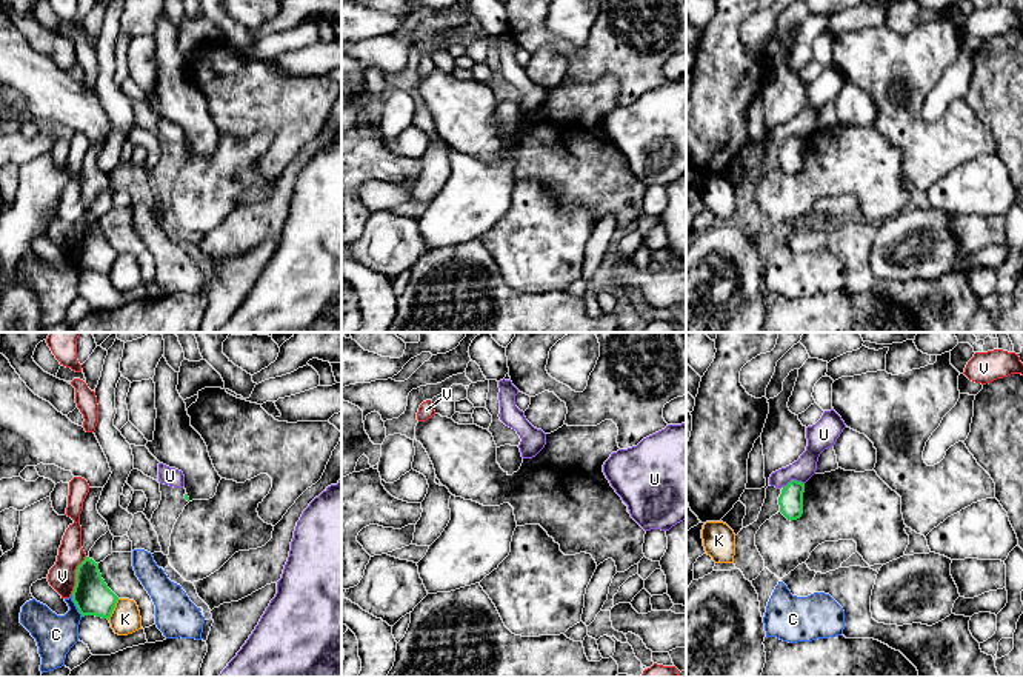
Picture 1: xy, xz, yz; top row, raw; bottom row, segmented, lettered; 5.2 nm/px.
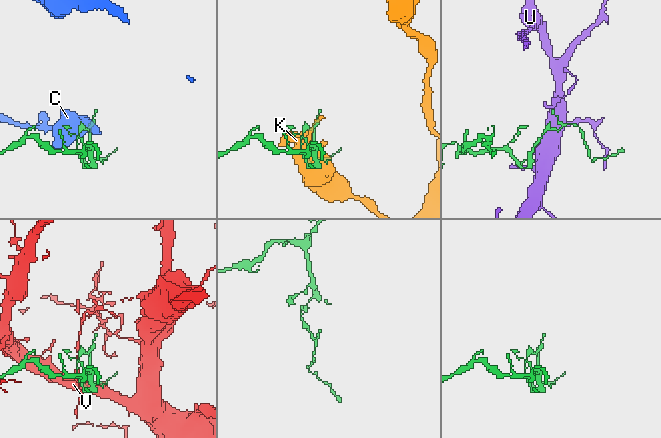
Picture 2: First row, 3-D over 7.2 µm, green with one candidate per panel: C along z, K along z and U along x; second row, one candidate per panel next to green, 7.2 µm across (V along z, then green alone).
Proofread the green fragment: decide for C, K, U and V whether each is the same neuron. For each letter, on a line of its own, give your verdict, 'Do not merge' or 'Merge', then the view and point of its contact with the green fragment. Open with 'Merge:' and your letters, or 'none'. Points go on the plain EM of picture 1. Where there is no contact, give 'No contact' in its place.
Merge: none
C: Do not merge. Touches green at xy (76, 260)
K: Do not merge. Touches green at xy (113, 265)
U: Do not merge. Touches green at yz (793, 136)
V: Do not merge. Touches green at xy (76, 230)

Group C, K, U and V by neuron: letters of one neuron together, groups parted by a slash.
C / K / U / V

